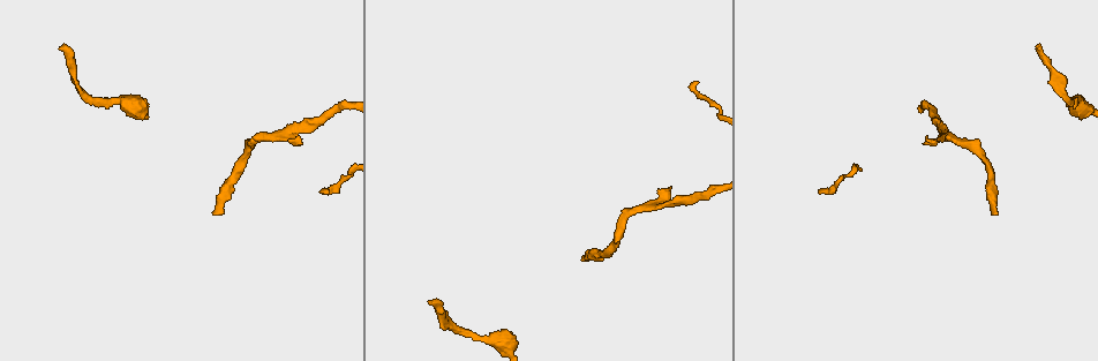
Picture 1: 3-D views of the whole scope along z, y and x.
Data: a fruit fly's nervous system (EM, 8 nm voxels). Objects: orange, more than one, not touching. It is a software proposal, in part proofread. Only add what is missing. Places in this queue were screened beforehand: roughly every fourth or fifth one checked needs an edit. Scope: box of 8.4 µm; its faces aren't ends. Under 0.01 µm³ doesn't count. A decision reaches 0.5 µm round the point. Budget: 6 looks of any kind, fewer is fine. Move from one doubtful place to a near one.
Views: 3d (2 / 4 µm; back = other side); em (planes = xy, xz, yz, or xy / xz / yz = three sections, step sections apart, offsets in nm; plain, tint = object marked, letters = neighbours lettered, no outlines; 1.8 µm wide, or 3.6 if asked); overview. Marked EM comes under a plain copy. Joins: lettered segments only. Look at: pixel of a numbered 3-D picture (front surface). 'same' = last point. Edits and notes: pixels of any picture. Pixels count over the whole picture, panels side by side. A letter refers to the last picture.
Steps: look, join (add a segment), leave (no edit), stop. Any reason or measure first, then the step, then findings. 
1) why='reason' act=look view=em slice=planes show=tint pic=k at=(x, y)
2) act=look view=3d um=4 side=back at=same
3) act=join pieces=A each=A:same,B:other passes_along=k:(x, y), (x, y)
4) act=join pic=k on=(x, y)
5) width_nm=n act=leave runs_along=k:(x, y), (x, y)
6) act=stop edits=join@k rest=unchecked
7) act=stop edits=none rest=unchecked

why='branch stops here' act=look view=em um=3.6 slice=xy step=4 show=tint pic=1 at=(923, 143)

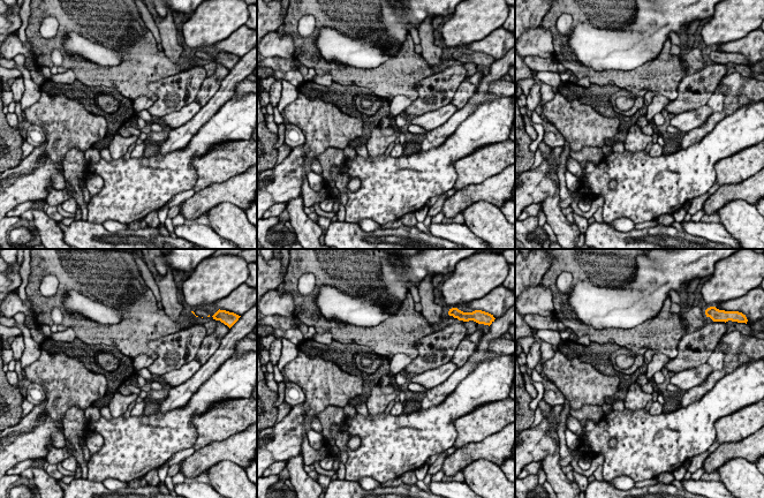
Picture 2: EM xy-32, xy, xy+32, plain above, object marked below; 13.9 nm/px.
why='another direction' act=look view=em um=3.6 slice=planes show=letters at=same

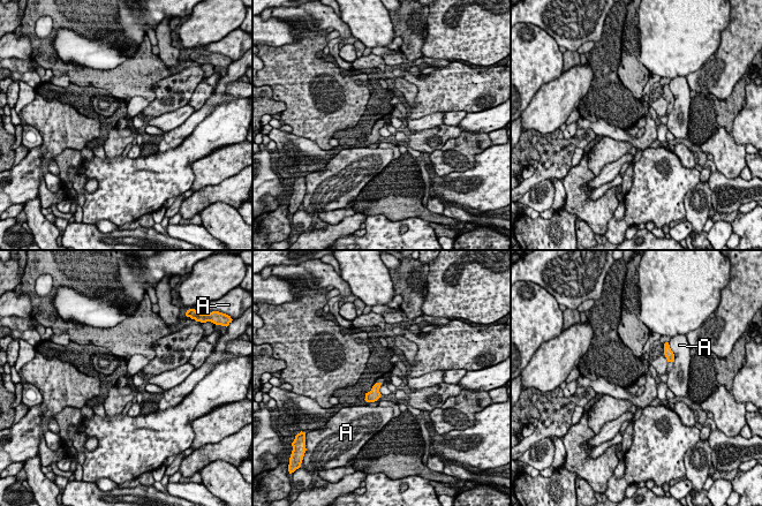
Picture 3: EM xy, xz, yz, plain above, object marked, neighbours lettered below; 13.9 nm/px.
width_nm=100 act=leave each=A:other border=3:(379, 387), (380, 394) found='no lettered segment goes on from it'

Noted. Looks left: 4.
why='tapers out' act=look view=3d um=2 pic=1 at=(215, 213)

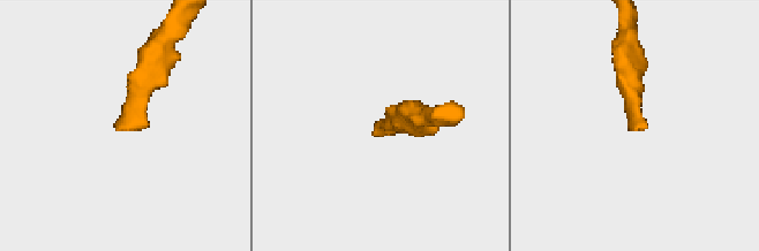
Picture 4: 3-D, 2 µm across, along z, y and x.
act=look view=em slice=planes show=letters pic=4 at=(116, 128)

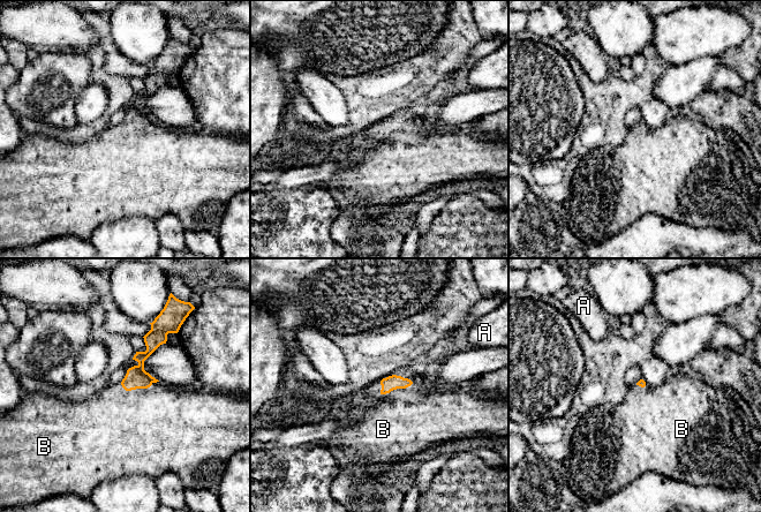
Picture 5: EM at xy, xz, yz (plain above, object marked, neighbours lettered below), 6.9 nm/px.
act=join pieces=B each=A:other,B:same passes_along=5:(393, 382), (396, 389), (405, 422) found='it goes on there'

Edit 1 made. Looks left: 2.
why='thin end' act=look view=em slice=planes show=letters pic=1 at=(66, 46)

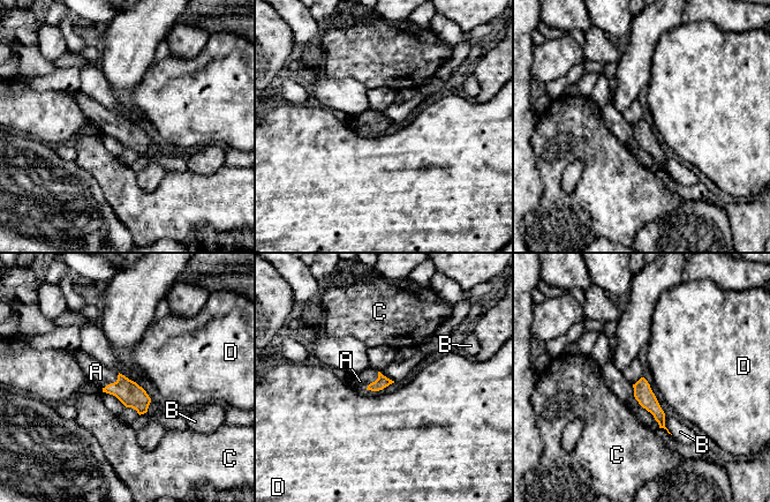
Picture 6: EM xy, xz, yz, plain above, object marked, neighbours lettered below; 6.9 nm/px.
longest_contact=A:170nm act=join pieces=A each=A:same,B:other,C:other,D:other passes_along=6:(127, 391), (112, 383), (96, 372) found='it goes on there'

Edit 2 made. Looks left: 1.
act=stop edits=join@5,join@6 rest=unchecked

